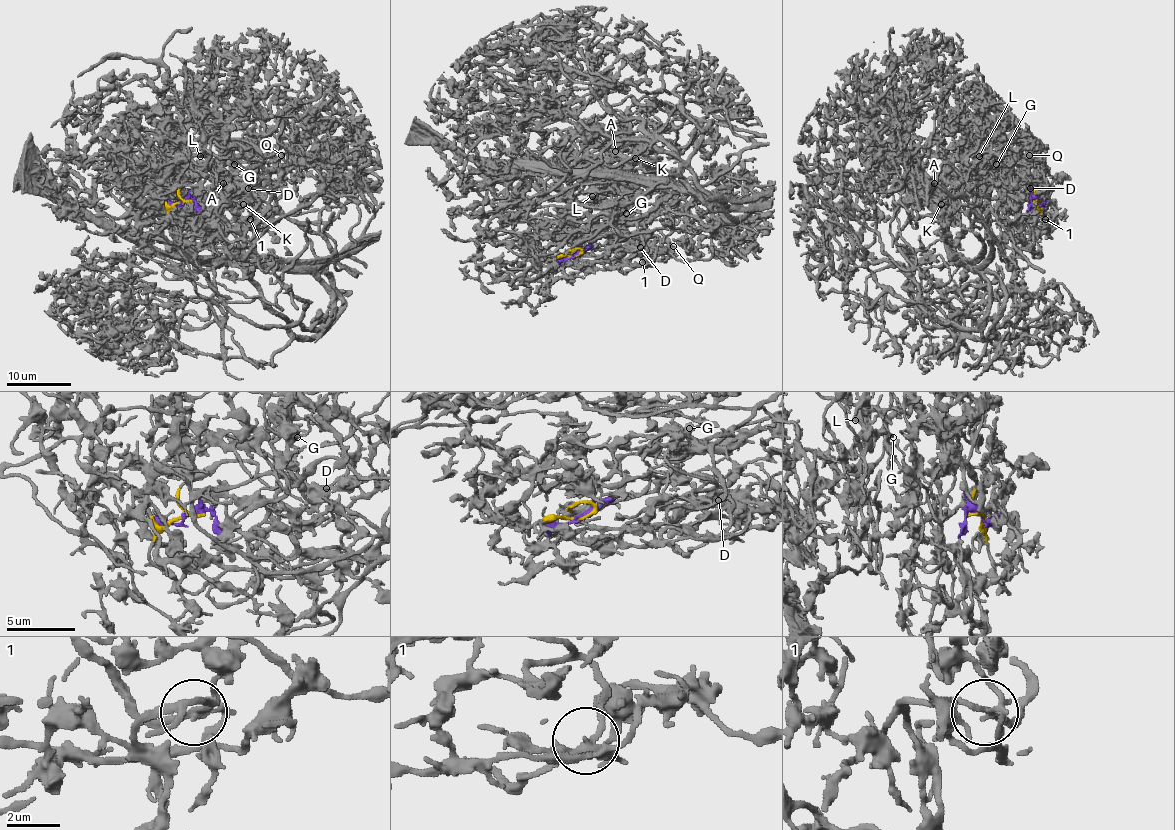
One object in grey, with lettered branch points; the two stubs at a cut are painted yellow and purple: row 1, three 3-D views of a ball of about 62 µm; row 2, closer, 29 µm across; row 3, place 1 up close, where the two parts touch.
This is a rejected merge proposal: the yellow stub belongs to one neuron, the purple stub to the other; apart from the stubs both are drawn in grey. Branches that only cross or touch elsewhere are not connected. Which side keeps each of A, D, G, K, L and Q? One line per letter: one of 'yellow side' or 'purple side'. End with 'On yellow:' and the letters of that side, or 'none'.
A: yellow side
D: purple side
G: yellow side
K: yellow side
L: yellow side
Q: purple side
On yellow: A, G, K, L

